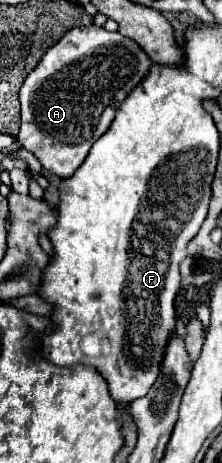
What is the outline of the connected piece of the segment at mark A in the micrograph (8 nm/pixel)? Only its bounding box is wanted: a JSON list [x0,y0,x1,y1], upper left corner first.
[18,26,150,178]

